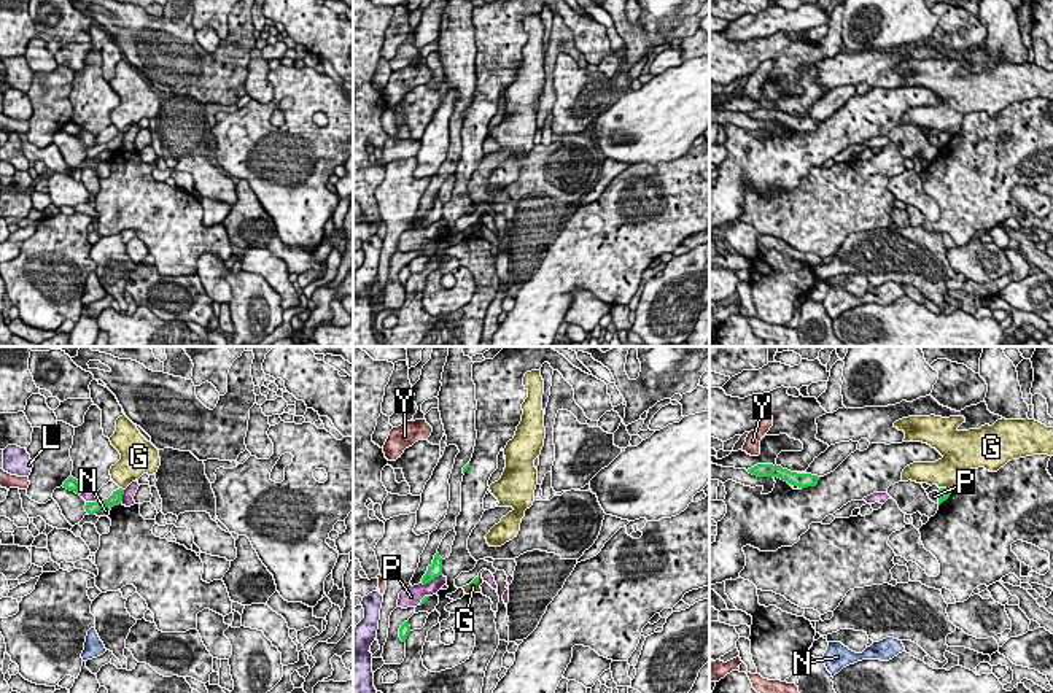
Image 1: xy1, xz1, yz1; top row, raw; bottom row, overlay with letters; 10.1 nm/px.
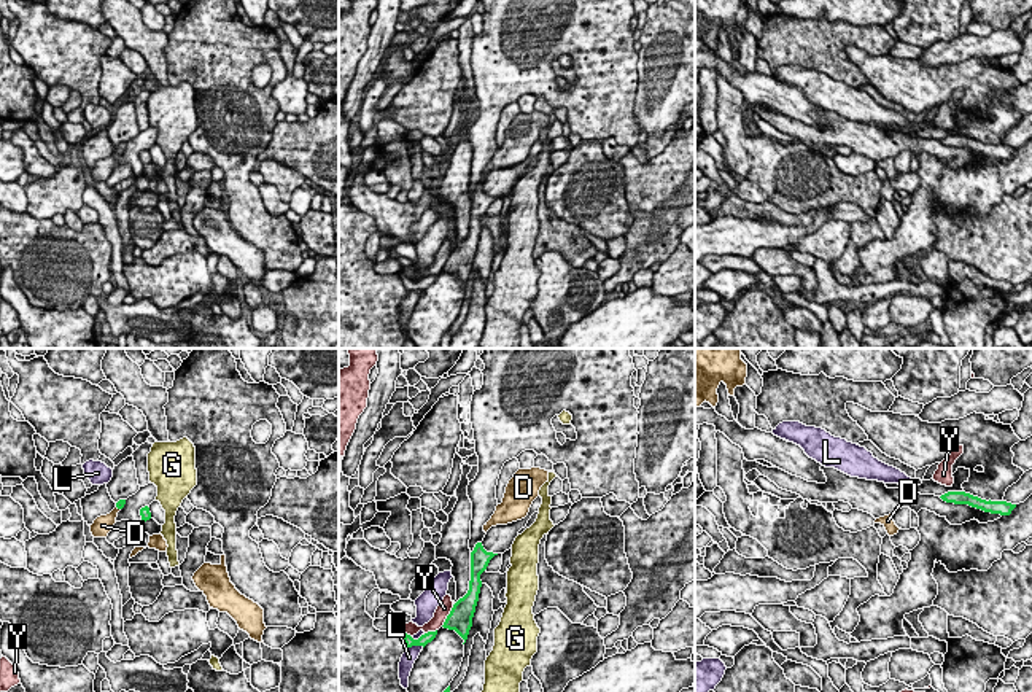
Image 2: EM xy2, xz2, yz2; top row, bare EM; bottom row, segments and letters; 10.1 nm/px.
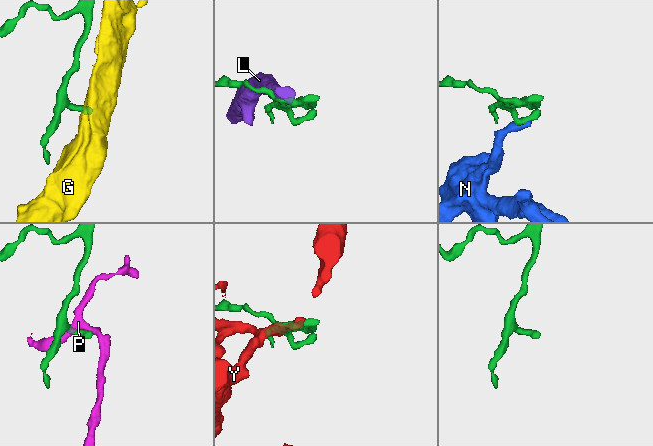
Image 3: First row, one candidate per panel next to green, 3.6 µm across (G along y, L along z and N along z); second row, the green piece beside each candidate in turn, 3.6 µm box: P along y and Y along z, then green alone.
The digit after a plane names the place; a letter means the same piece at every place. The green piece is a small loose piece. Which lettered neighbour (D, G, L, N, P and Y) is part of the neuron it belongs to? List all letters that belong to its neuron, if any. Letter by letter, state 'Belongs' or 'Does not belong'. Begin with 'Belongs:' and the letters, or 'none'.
Belongs: D
D: Belongs
G: Does not belong
L: Does not belong
N: Does not belong
P: Does not belong
Y: Does not belong

